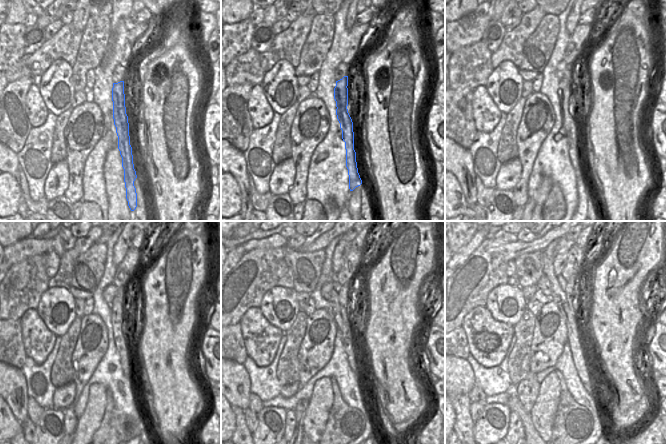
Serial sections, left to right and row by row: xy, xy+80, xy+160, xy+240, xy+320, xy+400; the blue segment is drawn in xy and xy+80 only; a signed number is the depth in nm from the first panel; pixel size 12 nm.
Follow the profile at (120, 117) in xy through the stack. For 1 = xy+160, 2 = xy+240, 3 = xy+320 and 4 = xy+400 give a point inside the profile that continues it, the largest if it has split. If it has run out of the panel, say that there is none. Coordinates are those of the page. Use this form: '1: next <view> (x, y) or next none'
1: next xy+160 (565, 88)
2: next xy+240 (118, 306)
3: next xy+320 (348, 305)
4: next xy+400 (573, 287)

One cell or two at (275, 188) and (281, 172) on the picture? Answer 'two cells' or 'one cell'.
one cell

